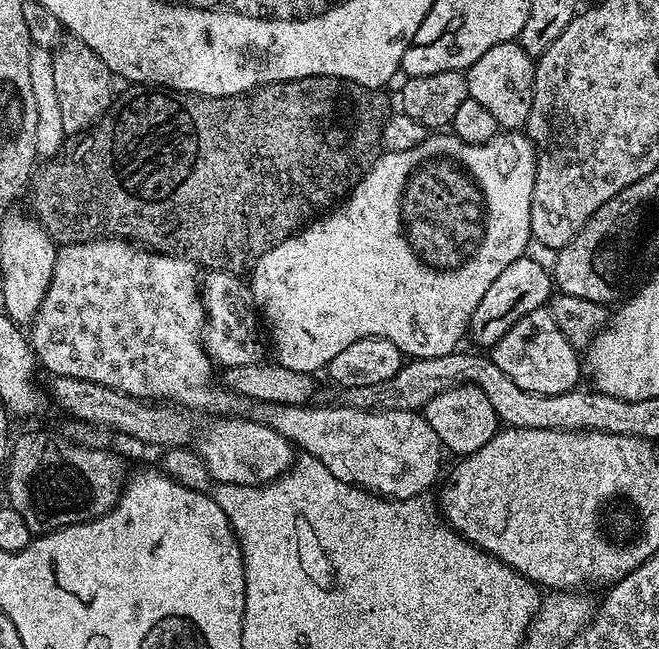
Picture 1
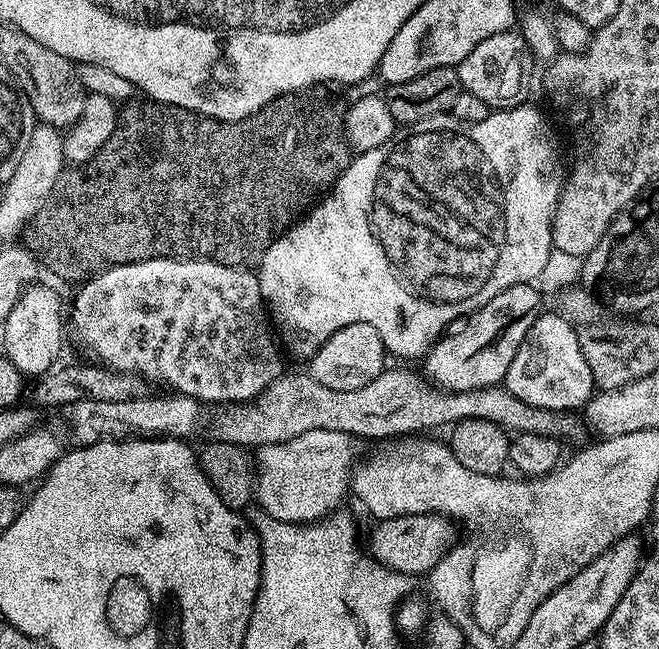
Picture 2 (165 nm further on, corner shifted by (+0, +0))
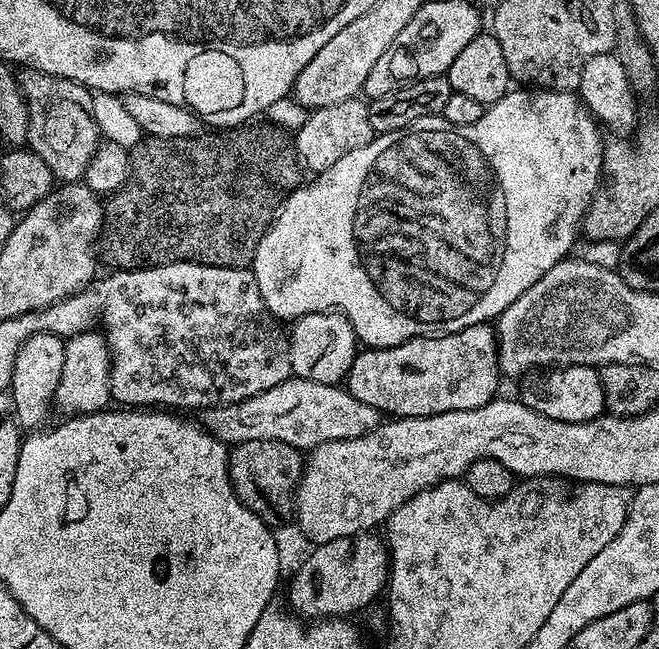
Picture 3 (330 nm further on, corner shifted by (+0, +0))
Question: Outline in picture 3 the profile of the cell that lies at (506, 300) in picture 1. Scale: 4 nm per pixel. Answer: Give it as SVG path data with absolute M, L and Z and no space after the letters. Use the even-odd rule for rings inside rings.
M491 323L466 326L457 332L415 336L389 348L357 351L346 387L358 402L374 406L389 417L433 416L486 406L502 381L496 330Z

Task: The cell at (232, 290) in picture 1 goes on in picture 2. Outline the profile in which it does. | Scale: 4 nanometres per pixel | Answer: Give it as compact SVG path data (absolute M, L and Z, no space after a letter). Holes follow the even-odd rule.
M156 257L144 259L142 262L112 265L103 272L89 277L79 288L81 289L77 292L72 304L71 329L73 326L79 342L97 356L95 359L99 363L111 371L138 375L152 384L155 382L164 384L170 387L167 389L179 395L193 397L204 404L207 402L222 402L221 404L250 402L285 373L282 356L284 352L268 317L266 301L261 294L259 275L249 269L226 267L209 260L174 260Z

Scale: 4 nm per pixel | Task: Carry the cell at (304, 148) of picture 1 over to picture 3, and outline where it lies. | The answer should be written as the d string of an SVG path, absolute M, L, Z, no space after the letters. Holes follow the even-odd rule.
M260 124L257 128L252 126L237 126L224 128L220 132L201 131L199 135L192 137L154 137L145 135L130 150L128 158L128 181L118 192L111 193L103 201L104 226L100 229L98 241L98 260L101 265L109 264L109 269L138 269L145 265L164 265L172 261L192 261L198 264L208 264L210 267L248 268L252 263L256 247L268 225L272 223L272 217L276 215L285 195L301 183L301 165L296 158L296 149L291 135L288 136L280 128L272 124Z

